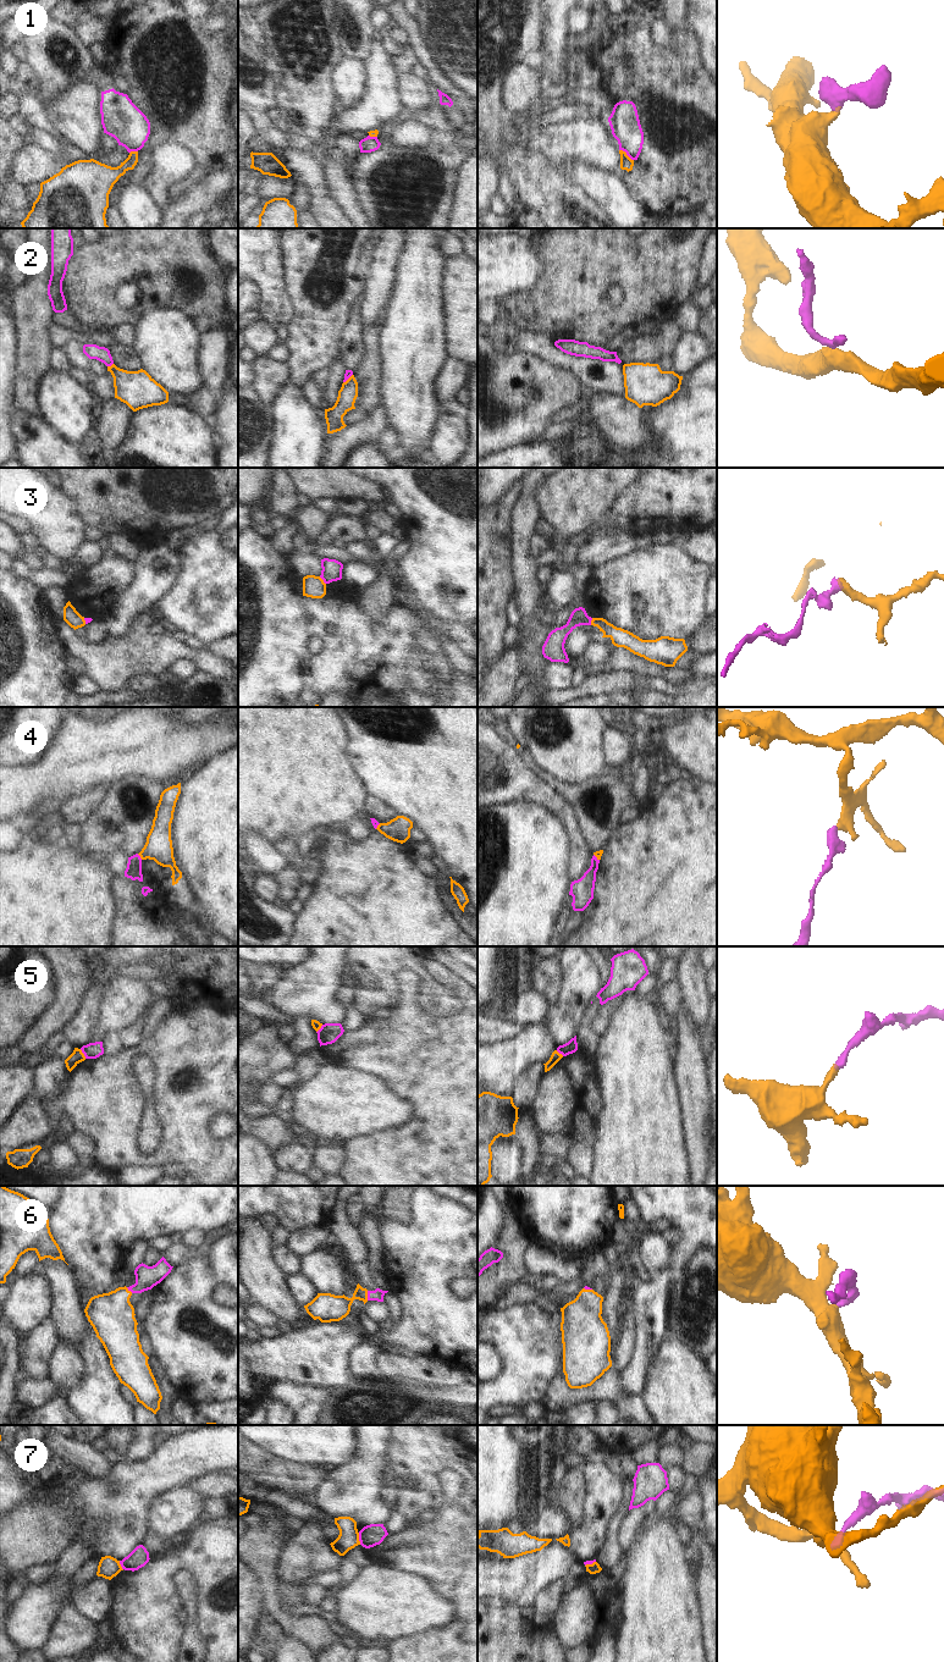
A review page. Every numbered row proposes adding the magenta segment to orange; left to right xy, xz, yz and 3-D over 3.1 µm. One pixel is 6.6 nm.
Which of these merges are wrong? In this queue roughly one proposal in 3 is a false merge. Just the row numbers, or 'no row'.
1, 2, 3, 4, 5, 7

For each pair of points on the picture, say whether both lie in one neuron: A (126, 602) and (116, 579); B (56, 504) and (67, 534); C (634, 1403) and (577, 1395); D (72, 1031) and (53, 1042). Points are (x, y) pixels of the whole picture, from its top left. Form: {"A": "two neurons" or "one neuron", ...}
{"A": "two neurons", "B": "one neuron", "C": "one neuron", "D": "two neurons"}

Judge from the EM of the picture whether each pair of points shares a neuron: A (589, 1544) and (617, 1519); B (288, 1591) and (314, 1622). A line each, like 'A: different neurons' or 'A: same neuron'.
A: different neurons
B: different neurons

